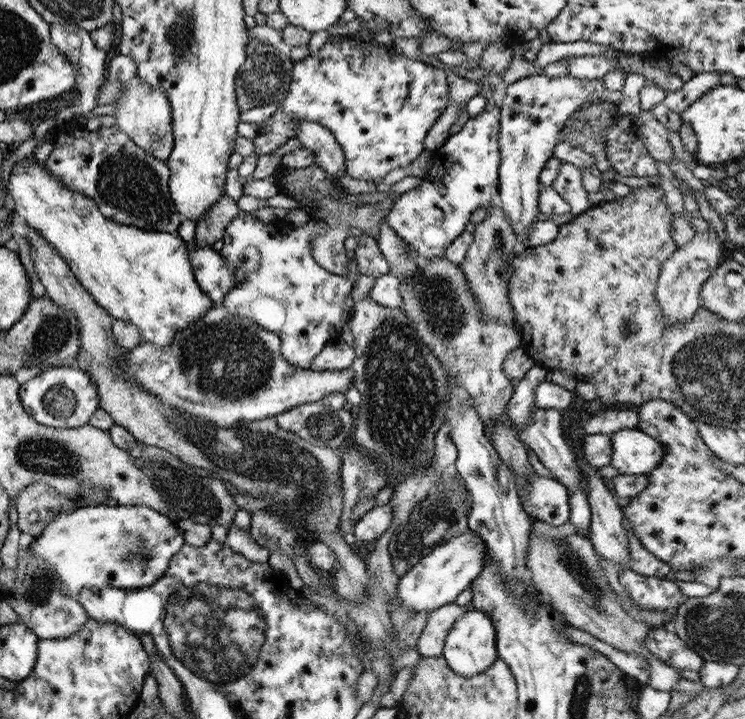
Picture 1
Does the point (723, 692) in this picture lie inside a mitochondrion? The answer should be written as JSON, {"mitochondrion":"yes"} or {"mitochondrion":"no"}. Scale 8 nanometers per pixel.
{"mitochondrion":"no"}

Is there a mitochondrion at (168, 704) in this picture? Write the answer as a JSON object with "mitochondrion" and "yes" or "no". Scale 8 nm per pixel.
{"mitochondrion":"no"}

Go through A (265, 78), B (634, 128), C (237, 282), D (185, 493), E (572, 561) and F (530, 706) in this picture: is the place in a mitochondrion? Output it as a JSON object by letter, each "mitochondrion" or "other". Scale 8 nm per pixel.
{"A":"mitochondrion","B":"other","C":"other","D":"mitochondrion","E":"mitochondrion","F":"other"}

